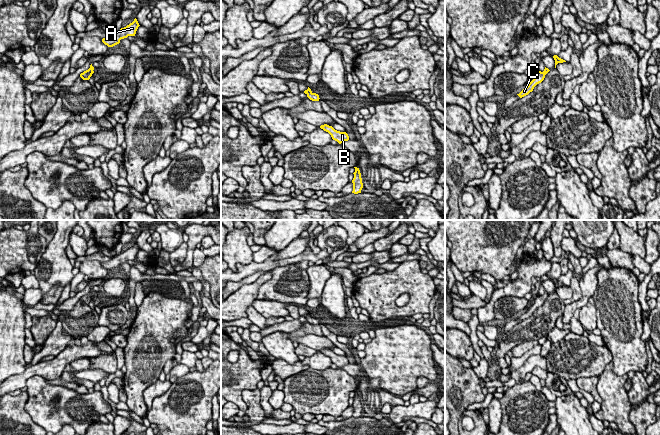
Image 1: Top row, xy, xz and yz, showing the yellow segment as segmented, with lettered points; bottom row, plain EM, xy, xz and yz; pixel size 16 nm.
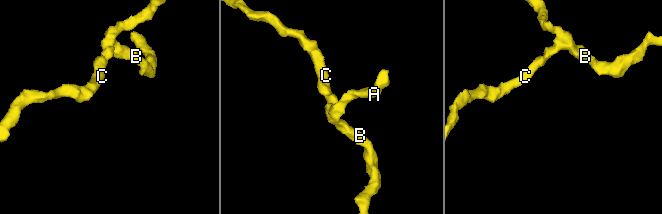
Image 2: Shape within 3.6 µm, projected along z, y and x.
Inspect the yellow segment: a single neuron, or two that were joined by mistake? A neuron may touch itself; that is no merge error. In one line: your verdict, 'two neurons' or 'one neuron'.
one neuron

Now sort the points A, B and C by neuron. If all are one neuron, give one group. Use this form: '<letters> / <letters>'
A B C

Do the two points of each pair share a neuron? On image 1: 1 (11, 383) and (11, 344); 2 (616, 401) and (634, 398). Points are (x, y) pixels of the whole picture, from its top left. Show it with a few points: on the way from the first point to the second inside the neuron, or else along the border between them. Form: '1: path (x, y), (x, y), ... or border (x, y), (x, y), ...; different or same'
1: border (26, 368), (22, 372), (10, 376); different
2: border (626, 391), (631, 407); different

